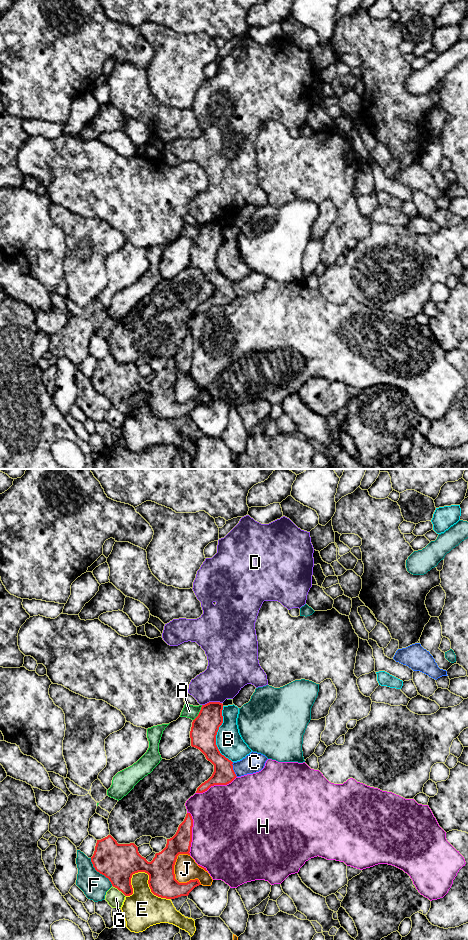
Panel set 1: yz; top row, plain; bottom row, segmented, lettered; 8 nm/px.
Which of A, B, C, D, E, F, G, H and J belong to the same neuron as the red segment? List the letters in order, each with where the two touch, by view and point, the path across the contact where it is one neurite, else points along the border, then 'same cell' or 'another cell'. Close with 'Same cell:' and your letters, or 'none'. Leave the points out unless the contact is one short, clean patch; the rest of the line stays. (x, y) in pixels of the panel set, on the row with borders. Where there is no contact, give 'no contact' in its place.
A: yz (199, 713) | another cell
B: yz (216, 734) | another cell
C: yz (232, 769) | another cell
D: yz (211, 702) | along yz (221, 702), (207, 702), (202, 705) | another cell
E: yz (148, 883) | another cell
F: yz (99, 872) | another cell
G: yz (119, 890) | another cell
H: yz (191, 833) | another cell
J: yz (175, 879) | another cell
Same cell: none

